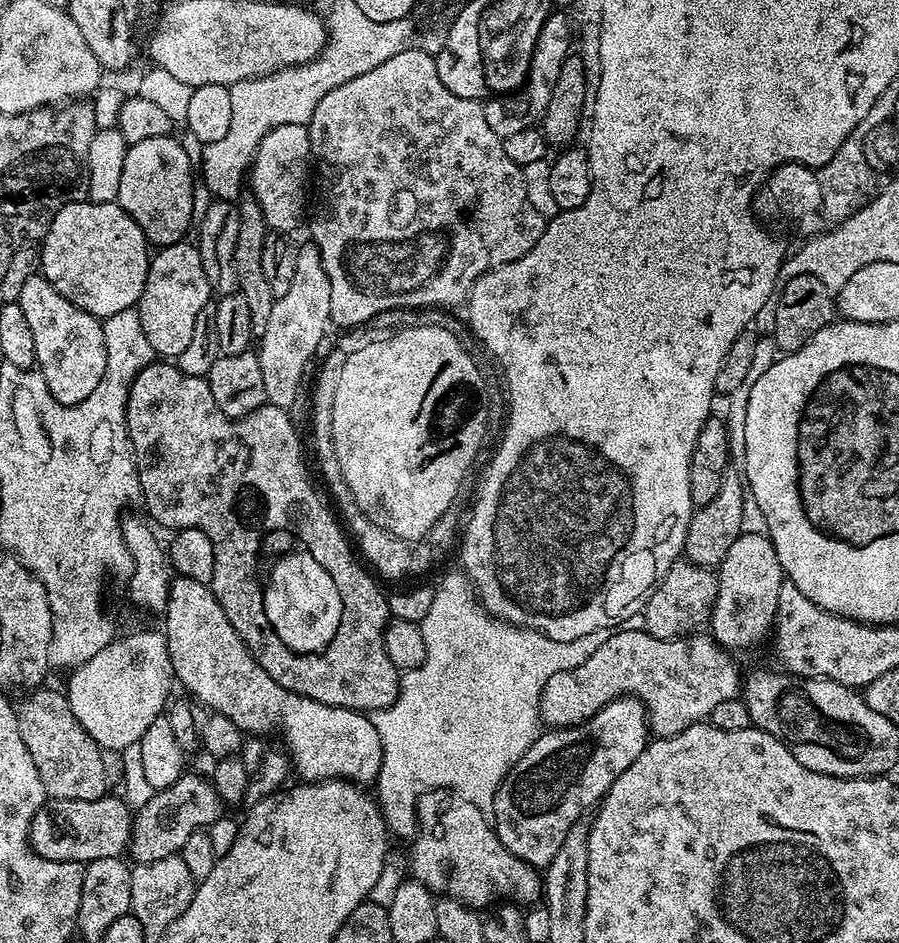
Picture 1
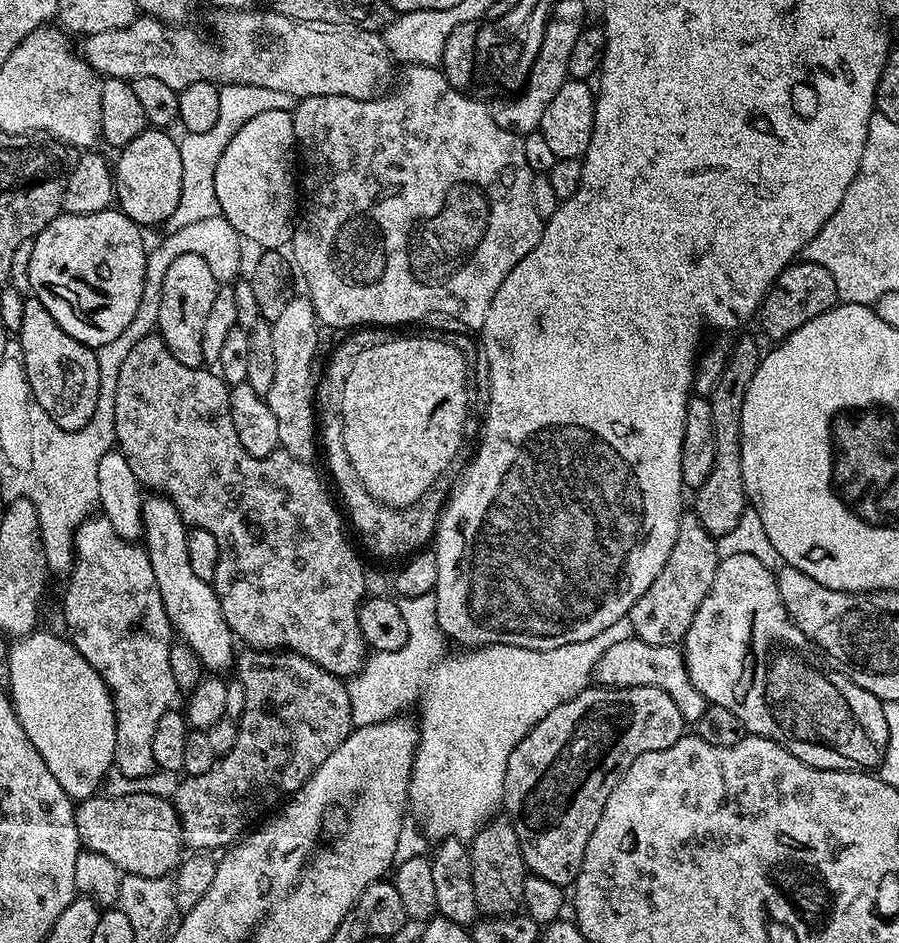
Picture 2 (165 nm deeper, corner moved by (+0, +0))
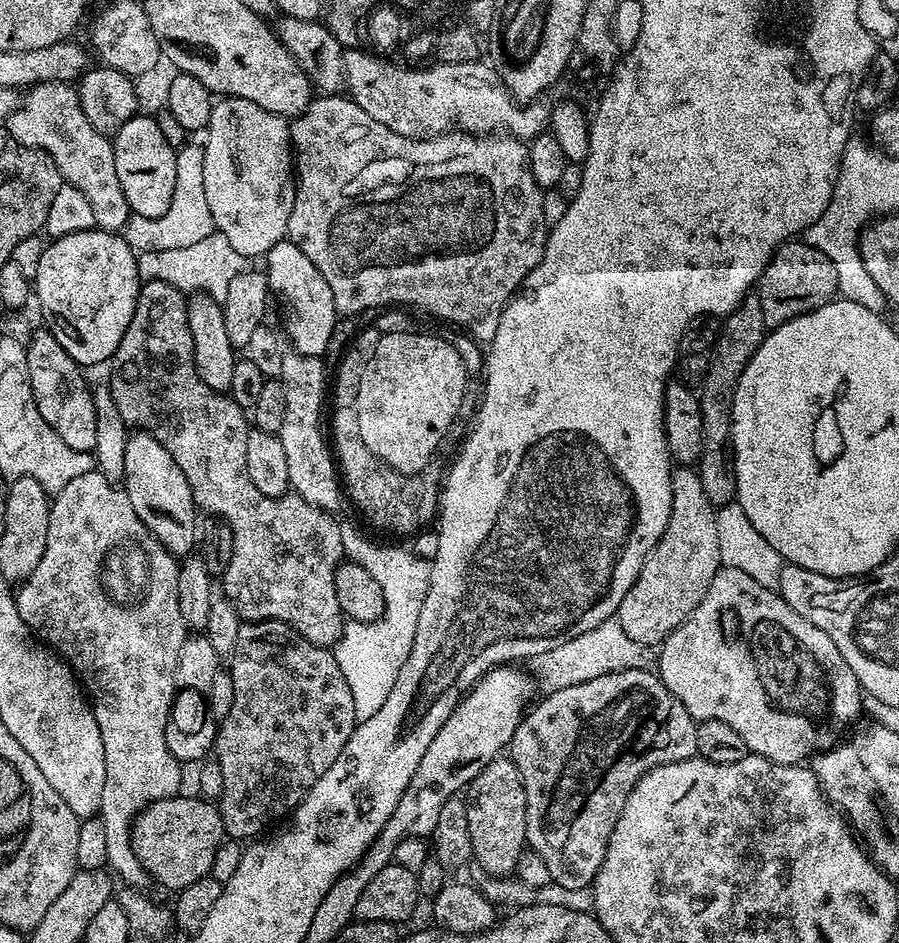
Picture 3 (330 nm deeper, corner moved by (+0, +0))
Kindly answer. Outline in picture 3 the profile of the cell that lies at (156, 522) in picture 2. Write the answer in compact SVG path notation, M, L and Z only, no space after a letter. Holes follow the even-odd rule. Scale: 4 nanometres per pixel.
M136 430L129 435L122 487L128 493L130 506L134 506L134 514L142 518L154 538L158 538L158 542L162 542L168 552L183 558L197 547L198 509L192 497L190 482L186 482L186 474L178 470L178 462L166 454L166 446L162 446L148 432Z

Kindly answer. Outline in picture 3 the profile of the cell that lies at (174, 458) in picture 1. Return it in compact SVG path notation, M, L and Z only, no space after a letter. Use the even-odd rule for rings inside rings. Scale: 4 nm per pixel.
M145 280L141 283L140 293L134 306L134 314L130 318L130 326L126 326L126 334L122 334L122 342L112 356L110 367L112 367L112 377L106 380L106 387L112 391L114 403L118 405L124 423L128 425L129 429L148 432L162 446L166 446L166 454L170 454L170 458L174 458L174 462L178 462L178 470L182 470L182 474L186 474L186 482L190 482L190 490L197 509L201 513L208 512L204 514L209 517L224 520L230 526L234 534L234 554L230 554L230 566L226 566L222 577L223 595L234 606L234 610L238 610L241 621L277 620L298 630L298 634L302 634L302 638L306 638L311 644L317 644L323 648L336 645L340 641L340 635L346 623L346 618L338 606L338 594L334 594L336 567L345 559L340 524L338 520L335 520L337 517L331 512L324 512L318 506L306 502L306 498L295 494L282 496L262 494L262 490L258 490L254 486L254 482L250 482L250 474L246 470L246 438L250 431L249 417L246 415L245 409L240 408L228 394L216 392L210 386L206 386L206 382L202 382L194 362L194 342L190 338L190 326L188 325L188 301L181 289L174 287L170 282L161 280Z

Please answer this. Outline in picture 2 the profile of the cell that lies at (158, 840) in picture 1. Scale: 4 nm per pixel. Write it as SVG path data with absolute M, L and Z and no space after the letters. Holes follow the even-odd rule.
M244 650L237 655L234 661L234 676L235 679L242 682L242 686L246 690L246 710L238 722L238 738L234 742L233 749L230 750L230 754L219 757L216 765L210 770L206 770L206 774L185 775L184 781L176 788L176 796L174 795L176 812L180 815L180 829L184 835L184 843L192 850L210 850L208 848L224 850L235 844L249 831L250 826L255 825L269 810L277 807L276 800L283 801L285 798L291 797L293 792L297 792L312 777L314 770L318 770L318 766L322 766L322 762L326 762L326 758L330 758L330 754L334 754L334 750L338 750L338 746L342 746L342 742L354 727L347 683L341 677L330 674L330 670L322 670L322 666L310 662L310 658L302 658L302 654L287 650Z

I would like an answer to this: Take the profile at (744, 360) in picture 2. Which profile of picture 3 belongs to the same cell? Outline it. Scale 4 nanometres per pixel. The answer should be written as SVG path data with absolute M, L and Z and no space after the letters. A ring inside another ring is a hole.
M749 294L733 312L723 317L716 333L716 345L712 347L712 361L706 370L704 380L698 386L704 431L704 452L698 461L698 471L702 478L702 490L706 490L706 498L710 498L714 506L729 503L736 494L736 474L732 471L730 463L732 390L746 362L754 354L754 350L758 350L765 335L766 325L762 318L762 306L755 294Z

